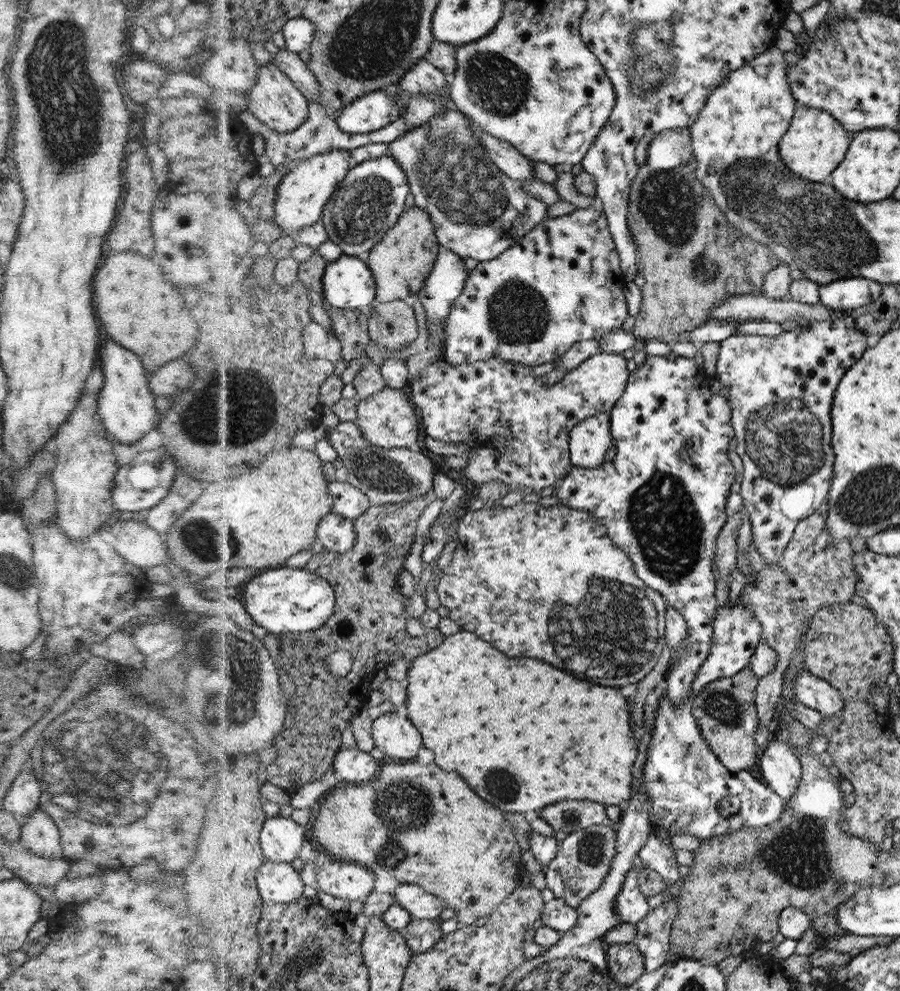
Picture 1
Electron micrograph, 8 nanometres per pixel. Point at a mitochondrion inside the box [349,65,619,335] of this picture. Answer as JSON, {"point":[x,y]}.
{"point":[458,184]}

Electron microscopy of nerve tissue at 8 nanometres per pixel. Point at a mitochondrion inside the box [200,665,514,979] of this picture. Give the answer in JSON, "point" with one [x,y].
{"point":[404,805]}

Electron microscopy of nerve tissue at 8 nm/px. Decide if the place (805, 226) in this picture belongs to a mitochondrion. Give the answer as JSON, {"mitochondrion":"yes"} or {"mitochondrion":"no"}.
{"mitochondrion":"yes"}

